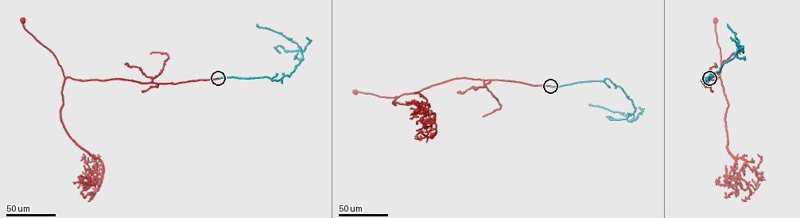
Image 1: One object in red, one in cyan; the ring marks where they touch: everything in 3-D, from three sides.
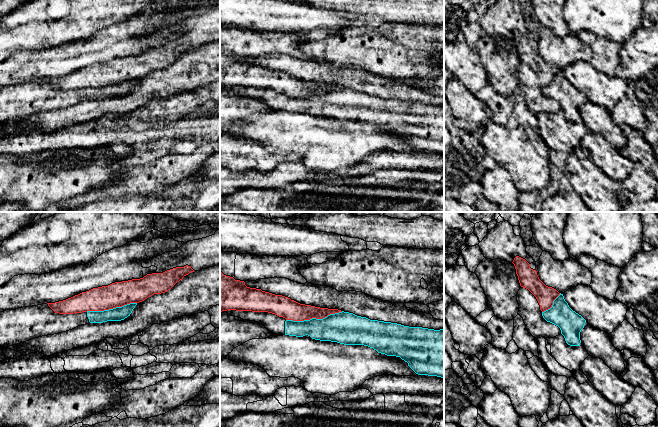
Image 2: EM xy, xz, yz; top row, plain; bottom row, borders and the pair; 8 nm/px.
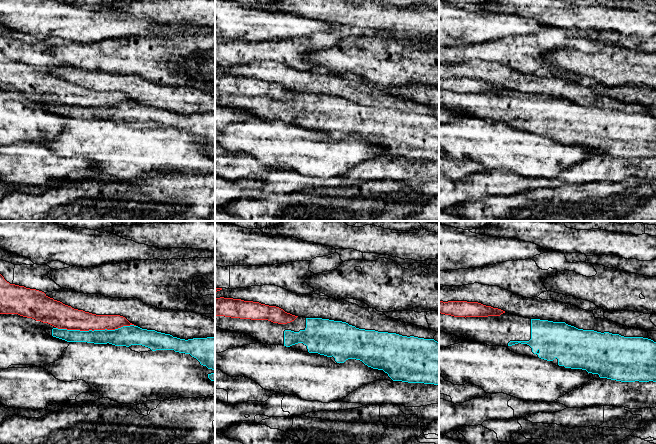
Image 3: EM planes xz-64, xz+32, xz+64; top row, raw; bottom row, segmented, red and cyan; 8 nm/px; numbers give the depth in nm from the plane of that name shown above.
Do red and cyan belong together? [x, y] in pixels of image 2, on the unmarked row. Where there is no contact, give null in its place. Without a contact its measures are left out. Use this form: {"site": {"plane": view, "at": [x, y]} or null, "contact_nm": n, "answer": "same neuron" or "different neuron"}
{"site": {"plane": "xz", "at": [314, 93]}, "contact_nm": 460, "answer": "different neuron"}

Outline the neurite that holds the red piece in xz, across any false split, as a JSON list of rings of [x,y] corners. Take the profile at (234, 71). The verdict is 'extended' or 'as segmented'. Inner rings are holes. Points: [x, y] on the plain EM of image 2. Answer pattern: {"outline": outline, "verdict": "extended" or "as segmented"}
{"outline": [[[220,47],[220,88],[227,86],[268,88],[293,97],[323,95],[342,88],[300,80],[282,71],[247,63],[244,57],[235,56]]], "verdict": "as segmented"}

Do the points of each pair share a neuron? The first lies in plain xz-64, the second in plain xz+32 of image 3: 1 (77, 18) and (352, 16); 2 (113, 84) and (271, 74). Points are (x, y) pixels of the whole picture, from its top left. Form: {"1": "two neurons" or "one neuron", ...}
{"1": "two neurons", "2": "one neuron"}

